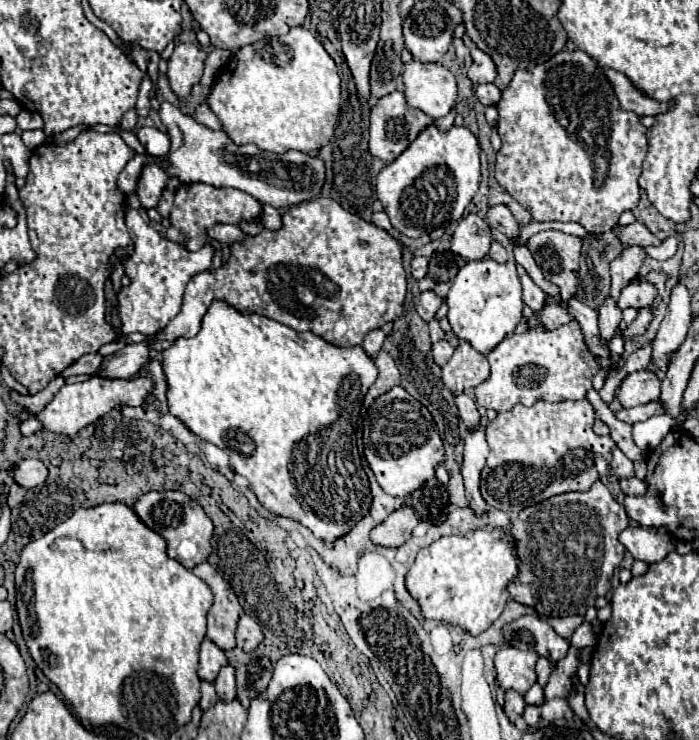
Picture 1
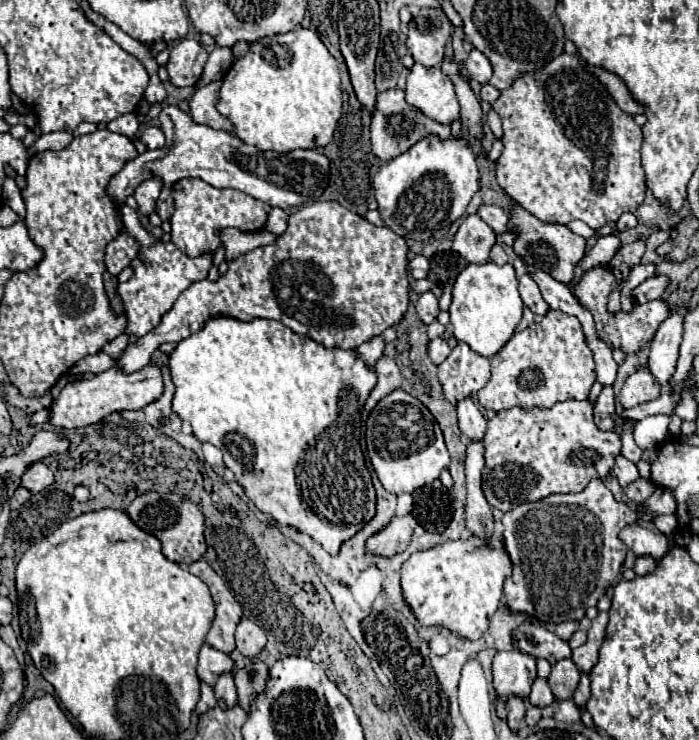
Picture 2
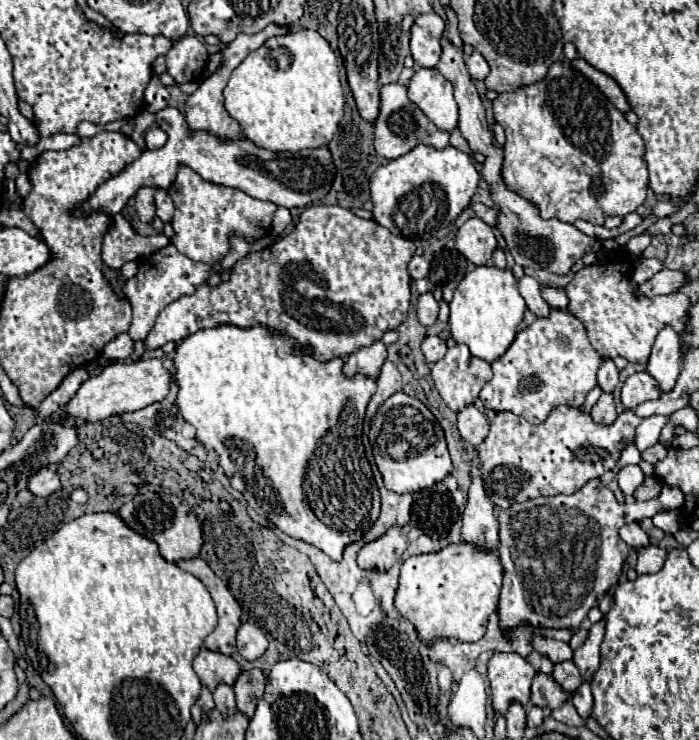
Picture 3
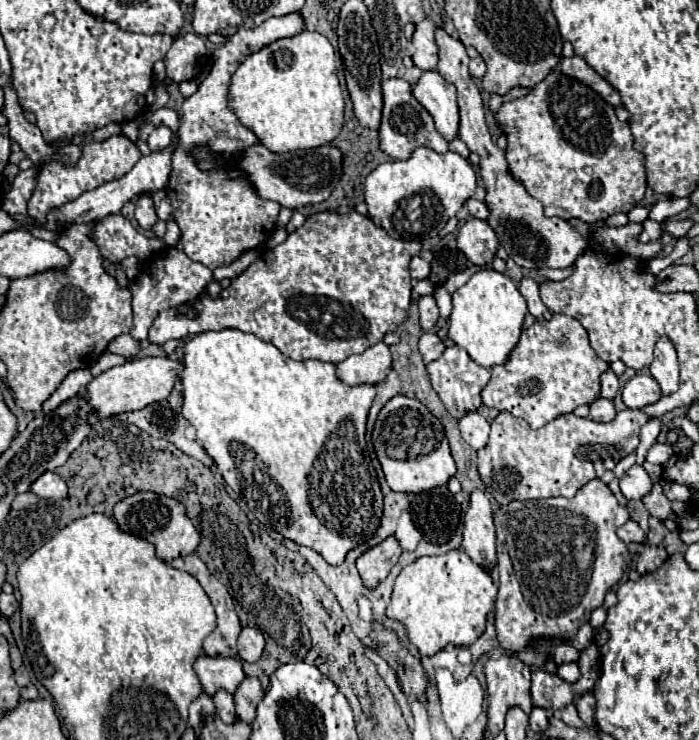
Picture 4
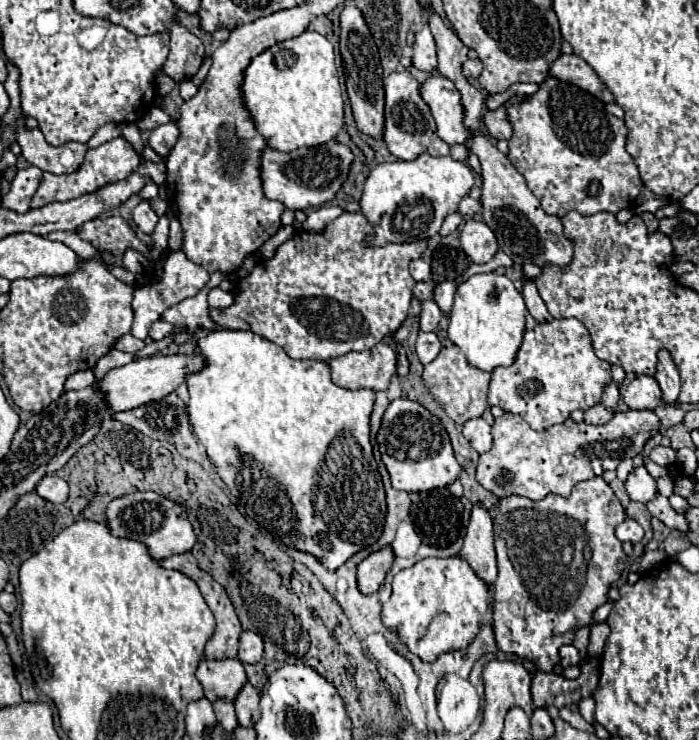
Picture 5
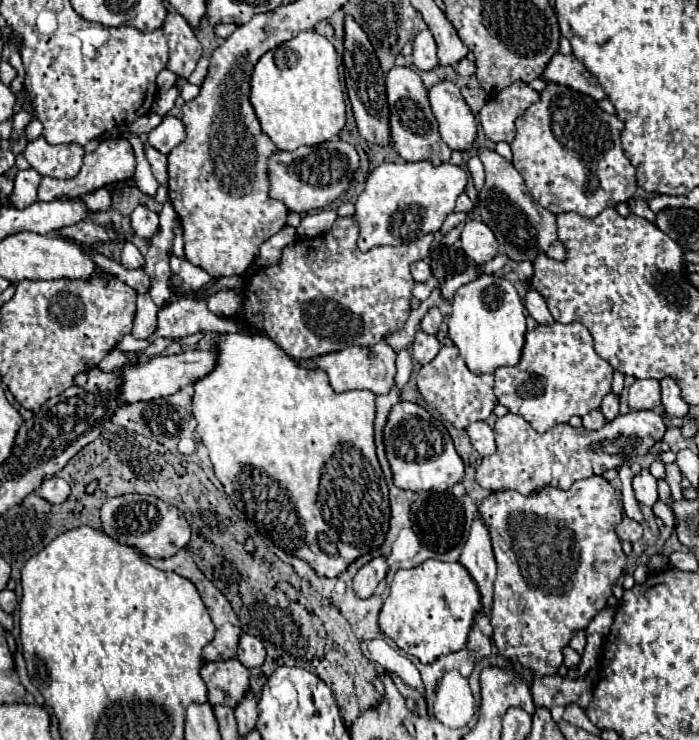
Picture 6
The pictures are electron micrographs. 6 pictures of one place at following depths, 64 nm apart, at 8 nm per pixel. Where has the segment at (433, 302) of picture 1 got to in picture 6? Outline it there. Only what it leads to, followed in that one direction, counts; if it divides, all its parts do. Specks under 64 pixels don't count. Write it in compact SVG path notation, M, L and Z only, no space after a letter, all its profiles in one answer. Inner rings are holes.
M430 308L428 314L426 314L426 316L422 318L422 322L420 322L420 328L422 328L426 334L436 334L438 328L440 328L440 324L442 324L442 314L440 314L440 310L438 310L438 308Z

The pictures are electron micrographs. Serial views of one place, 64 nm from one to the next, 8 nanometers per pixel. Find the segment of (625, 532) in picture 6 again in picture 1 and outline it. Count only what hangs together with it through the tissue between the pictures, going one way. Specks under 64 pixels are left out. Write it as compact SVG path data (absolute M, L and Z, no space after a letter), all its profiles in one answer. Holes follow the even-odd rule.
M628 526L626 530L622 530L620 542L636 560L644 560L648 564L660 562L670 550L676 548L674 536L658 534L650 528L640 526Z

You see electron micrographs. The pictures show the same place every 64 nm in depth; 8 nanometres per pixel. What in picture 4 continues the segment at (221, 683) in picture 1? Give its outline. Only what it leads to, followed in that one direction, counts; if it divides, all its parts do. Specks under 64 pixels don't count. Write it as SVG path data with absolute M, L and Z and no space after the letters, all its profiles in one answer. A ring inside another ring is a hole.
M224 690L216 692L214 694L214 706L216 706L216 714L218 714L218 718L222 722L226 722L226 724L234 722L236 710L234 710L234 698L232 698L232 694L228 694Z

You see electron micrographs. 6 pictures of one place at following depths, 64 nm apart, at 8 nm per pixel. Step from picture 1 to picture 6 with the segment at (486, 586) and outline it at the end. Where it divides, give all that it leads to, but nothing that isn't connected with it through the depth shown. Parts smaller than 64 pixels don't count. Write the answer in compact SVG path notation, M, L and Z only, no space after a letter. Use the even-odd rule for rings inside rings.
M426 560L424 564L410 568L410 570L398 570L392 584L390 594L384 600L384 606L380 610L378 628L382 634L386 634L390 640L398 644L400 650L404 650L410 656L416 656L422 664L434 662L442 654L458 652L466 646L468 634L474 624L474 616L480 612L480 592L476 584L472 582L468 570L460 562L440 562L440 560Z

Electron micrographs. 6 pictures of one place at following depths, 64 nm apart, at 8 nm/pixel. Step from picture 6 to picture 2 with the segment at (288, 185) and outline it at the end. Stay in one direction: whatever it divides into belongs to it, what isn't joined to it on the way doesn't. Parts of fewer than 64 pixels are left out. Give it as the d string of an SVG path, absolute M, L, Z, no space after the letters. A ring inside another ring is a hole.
M164 106L160 116L160 128L166 134L166 146L150 150L130 160L106 188L106 194L114 198L116 206L122 206L124 200L134 194L134 190L150 178L146 174L146 160L164 160L166 158L166 188L172 188L180 178L202 178L204 182L216 188L236 188L248 196L262 200L270 206L288 208L288 206L306 206L312 200L320 198L330 180L330 160L322 150L294 150L294 152L262 152L256 146L244 144L234 134L212 130L192 122L192 118L176 106Z

